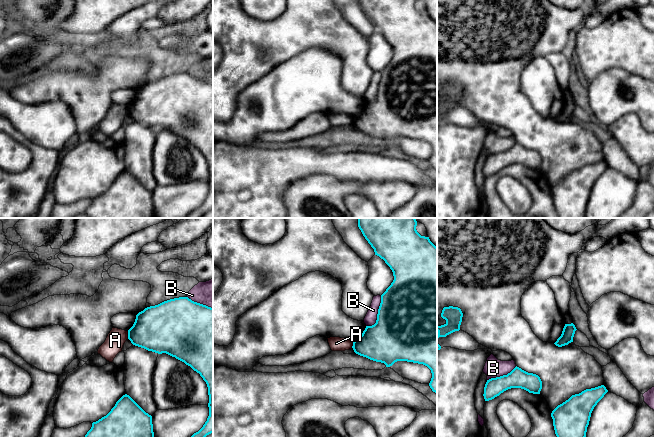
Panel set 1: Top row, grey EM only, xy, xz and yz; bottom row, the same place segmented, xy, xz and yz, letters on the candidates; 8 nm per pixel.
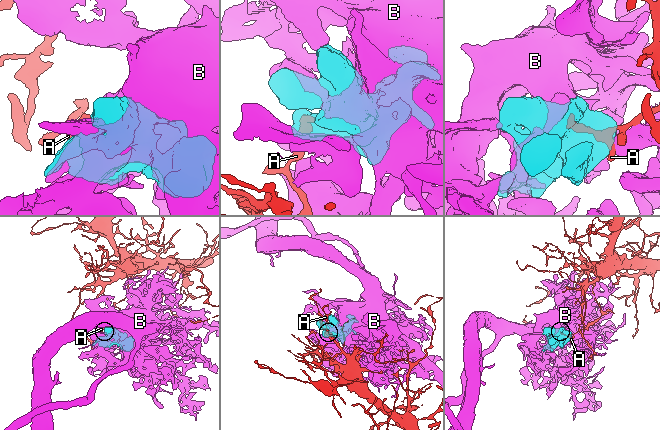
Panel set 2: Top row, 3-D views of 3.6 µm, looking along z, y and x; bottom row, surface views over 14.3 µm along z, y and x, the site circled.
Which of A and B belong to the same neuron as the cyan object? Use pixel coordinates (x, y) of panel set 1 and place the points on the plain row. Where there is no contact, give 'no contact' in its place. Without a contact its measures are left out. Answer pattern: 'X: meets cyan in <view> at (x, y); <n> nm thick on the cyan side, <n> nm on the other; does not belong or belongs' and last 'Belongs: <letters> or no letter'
A: meets cyan in xy at (128, 111); 380 nm thick on the cyan side, 150 nm on the other; does not belong
B: meets cyan in xz at (377, 90); 500 nm thick on the cyan side, 100 nm on the other; does not belong
Belongs: no letter

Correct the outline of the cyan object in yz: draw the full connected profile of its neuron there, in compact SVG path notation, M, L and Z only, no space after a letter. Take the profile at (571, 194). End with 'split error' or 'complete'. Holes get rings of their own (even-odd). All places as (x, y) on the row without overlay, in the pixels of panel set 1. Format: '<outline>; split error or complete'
M604 161L572 171L551 189L558 218L585 218L591 189L608 168Z; complete

